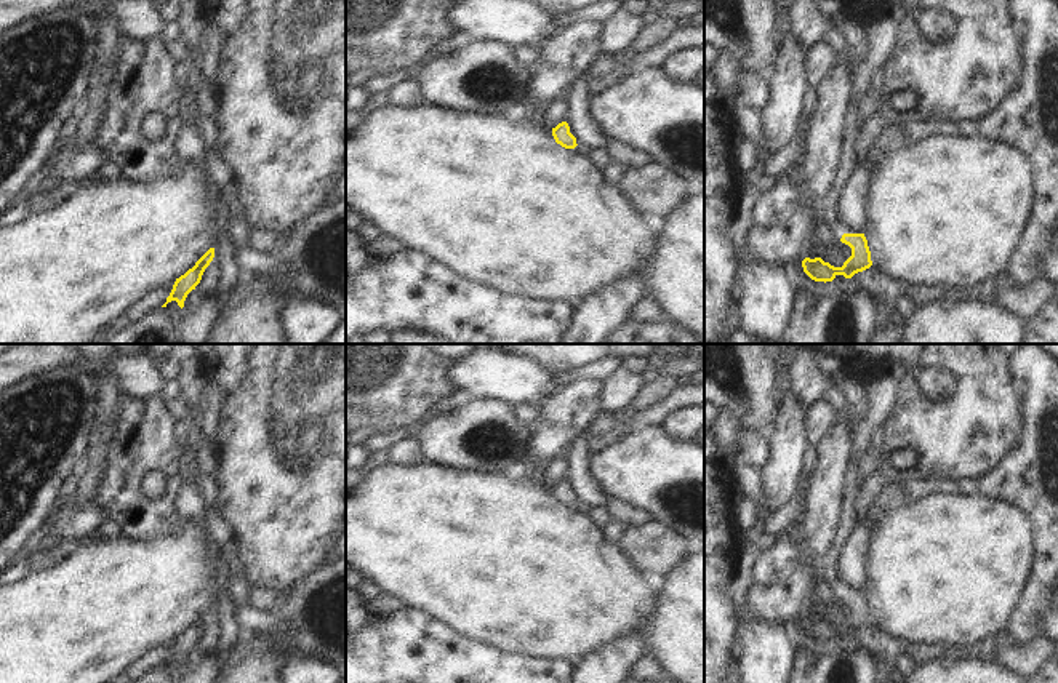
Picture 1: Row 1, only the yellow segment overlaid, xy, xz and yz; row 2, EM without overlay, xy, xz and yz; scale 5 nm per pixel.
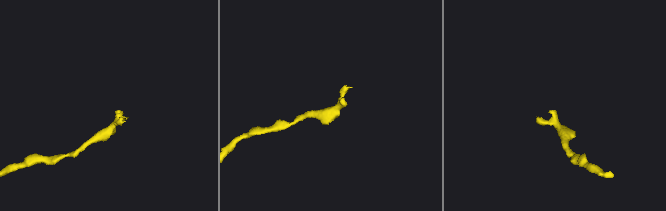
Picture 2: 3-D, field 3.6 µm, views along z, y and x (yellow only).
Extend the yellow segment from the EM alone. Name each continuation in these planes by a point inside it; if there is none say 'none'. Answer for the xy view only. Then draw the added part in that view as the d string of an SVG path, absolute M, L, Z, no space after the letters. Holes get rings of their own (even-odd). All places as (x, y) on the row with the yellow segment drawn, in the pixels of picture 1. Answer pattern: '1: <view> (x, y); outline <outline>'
none

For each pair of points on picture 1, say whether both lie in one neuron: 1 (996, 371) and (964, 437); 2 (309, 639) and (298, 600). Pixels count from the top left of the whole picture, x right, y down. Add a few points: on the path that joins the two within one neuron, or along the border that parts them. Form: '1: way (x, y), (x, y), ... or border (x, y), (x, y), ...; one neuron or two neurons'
1: way (985, 387), (985, 413), (980, 421); one neuron
2: way (309, 629), (304, 610); one neuron

